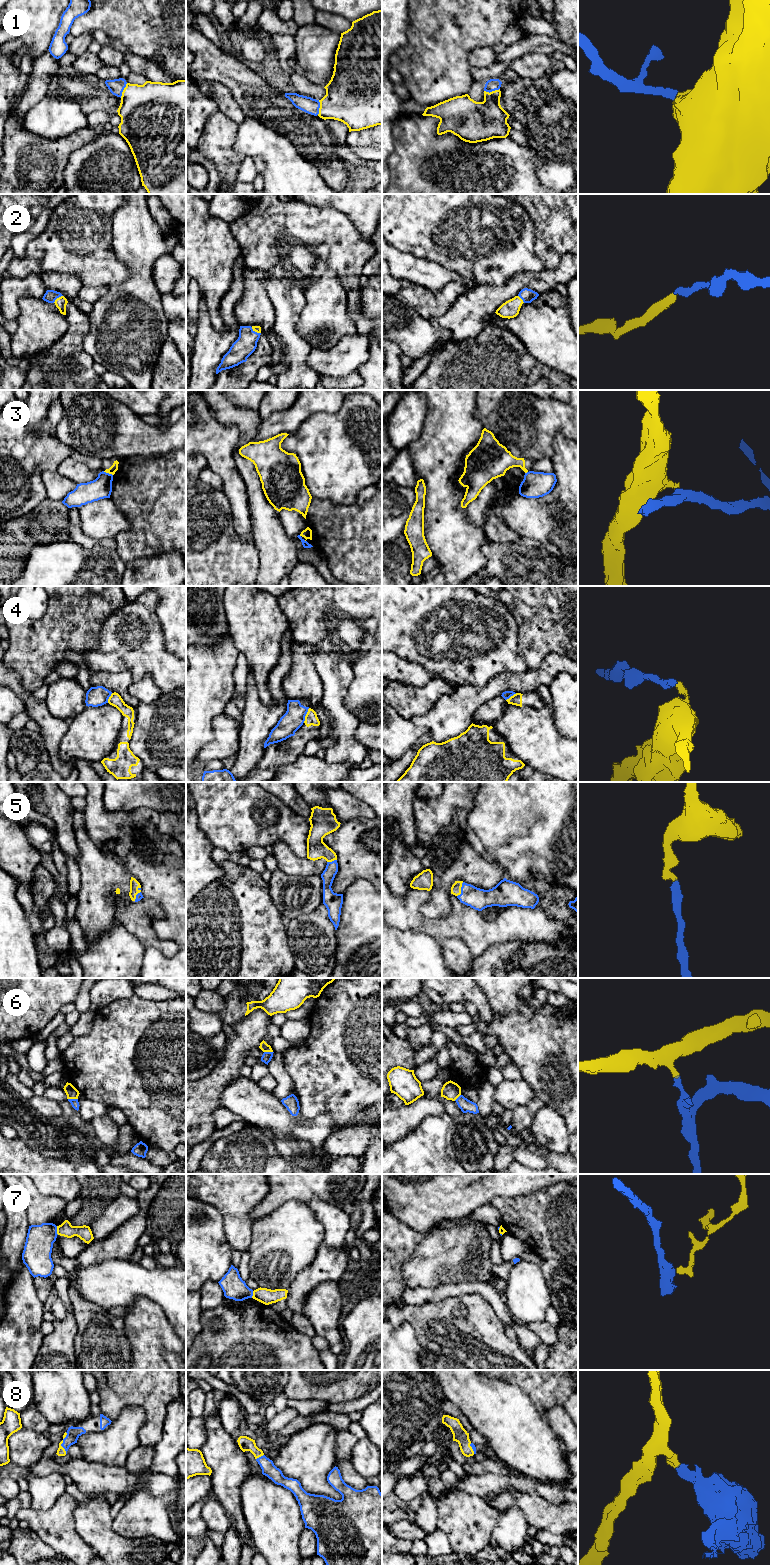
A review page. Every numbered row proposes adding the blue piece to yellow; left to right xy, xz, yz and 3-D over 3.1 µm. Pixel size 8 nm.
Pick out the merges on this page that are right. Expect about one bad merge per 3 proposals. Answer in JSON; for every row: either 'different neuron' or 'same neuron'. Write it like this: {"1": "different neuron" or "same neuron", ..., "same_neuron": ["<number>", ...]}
{"1": "same neuron", "2": "same neuron", "3": "different neuron", "4": "different neuron", "5": "same neuron", "6": "different neuron", "7": "different neuron", "8": "same neuron", "same_neuron": ["1", "2", "5", "8"]}

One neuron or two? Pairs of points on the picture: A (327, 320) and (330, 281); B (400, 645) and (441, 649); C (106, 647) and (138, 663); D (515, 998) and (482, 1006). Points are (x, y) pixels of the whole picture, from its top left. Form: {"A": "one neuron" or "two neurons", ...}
{"A": "one neuron", "B": "one neuron", "C": "one neuron", "D": "two neurons"}

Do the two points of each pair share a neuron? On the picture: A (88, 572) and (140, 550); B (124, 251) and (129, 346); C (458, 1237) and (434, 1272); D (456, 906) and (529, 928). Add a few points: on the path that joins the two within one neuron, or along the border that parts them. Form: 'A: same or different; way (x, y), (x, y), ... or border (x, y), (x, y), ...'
A: different; border (115, 550), (125, 563)
B: same; way (134, 275), (134, 307), (130, 314), (129, 322)
C: same; way (456, 1246), (439, 1263)
D: same; way (474, 924), (478, 928), (511, 928)

